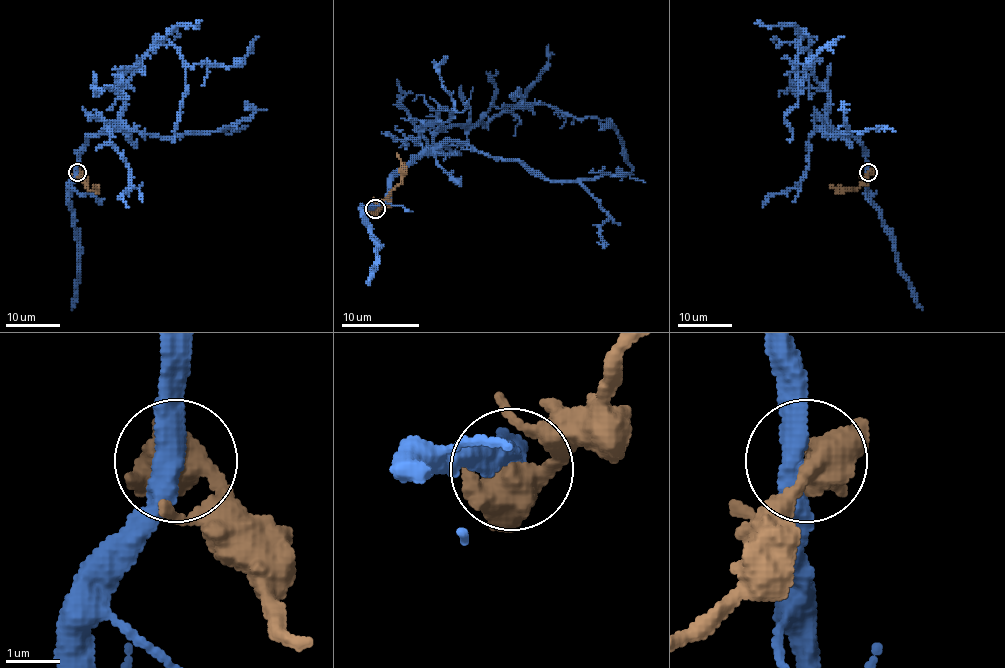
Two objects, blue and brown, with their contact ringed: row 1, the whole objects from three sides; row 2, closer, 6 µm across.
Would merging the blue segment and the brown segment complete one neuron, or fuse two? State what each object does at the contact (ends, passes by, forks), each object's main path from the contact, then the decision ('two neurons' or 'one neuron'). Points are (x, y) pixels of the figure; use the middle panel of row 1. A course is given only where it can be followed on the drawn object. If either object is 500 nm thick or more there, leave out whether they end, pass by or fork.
blue via (375, 209), (393, 178), (430, 149), (439, 153), (439, 132), (517, 106), (597, 116), (614, 128), (633, 174) | brown via (375, 209), (399, 184), (401, 161), (397, 153) | two neurons

